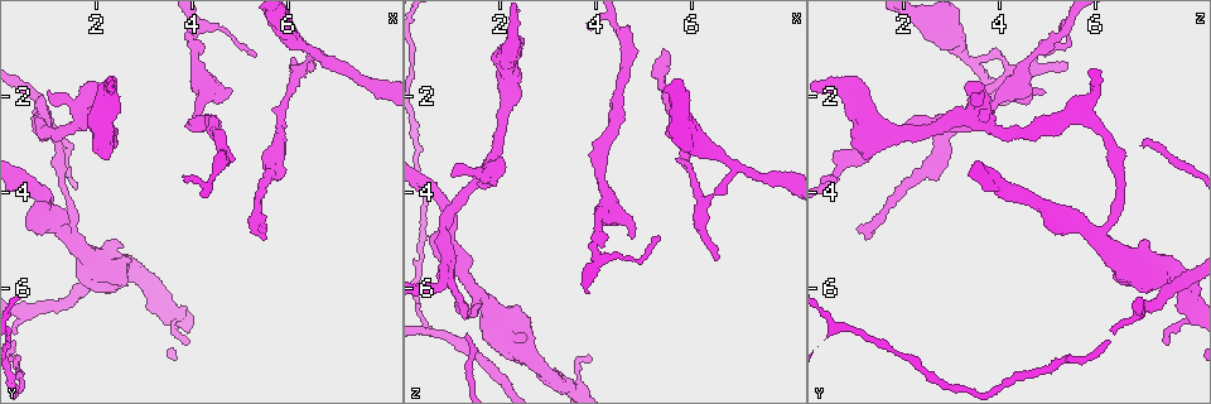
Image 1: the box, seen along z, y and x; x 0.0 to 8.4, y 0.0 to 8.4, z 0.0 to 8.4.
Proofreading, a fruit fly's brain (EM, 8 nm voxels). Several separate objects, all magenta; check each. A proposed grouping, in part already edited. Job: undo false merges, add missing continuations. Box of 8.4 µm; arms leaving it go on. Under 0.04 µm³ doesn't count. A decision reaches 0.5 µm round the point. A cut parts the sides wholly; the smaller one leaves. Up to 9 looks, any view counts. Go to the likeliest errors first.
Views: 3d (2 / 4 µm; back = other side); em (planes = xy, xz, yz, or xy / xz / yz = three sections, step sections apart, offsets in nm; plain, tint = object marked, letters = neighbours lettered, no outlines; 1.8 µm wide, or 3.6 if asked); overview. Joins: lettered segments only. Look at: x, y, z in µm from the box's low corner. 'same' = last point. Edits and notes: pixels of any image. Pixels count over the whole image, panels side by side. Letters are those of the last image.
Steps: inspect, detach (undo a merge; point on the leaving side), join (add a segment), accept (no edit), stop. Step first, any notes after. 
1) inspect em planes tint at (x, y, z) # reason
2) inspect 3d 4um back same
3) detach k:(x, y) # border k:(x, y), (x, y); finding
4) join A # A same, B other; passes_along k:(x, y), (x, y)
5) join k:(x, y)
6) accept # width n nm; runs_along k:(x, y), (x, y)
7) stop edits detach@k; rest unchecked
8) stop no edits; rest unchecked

inspect em planes letters at (5.40, 4.75, 1.05) # end of a long branch

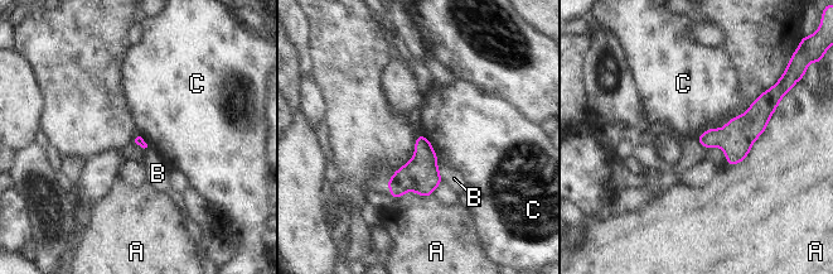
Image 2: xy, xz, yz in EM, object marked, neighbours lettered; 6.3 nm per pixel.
accept # A other, B other, C other; border 2:(420, 133), (430, 143), (439, 167); none of them fits

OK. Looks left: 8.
inspect em yz step 4 tint at (6.80, 1.25, 3.40) # side arm on a straight run

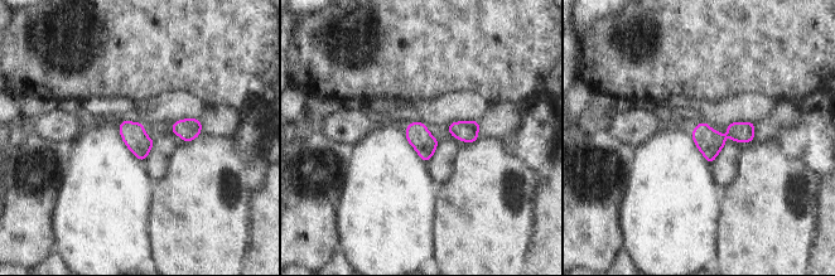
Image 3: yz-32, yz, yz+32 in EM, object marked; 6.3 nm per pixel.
inspect em planes letters same # cut it another way

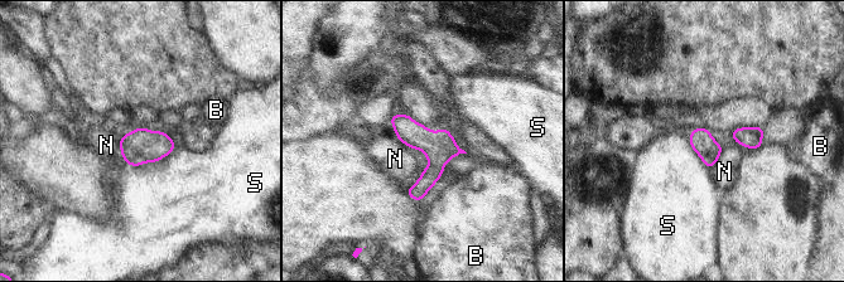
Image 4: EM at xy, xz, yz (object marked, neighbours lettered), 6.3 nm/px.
accept # longest_contact S 340 nm; B other, N other, S other; one cell here

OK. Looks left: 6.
inspect 3d 4um at (1.50, 5.00, 6.15)

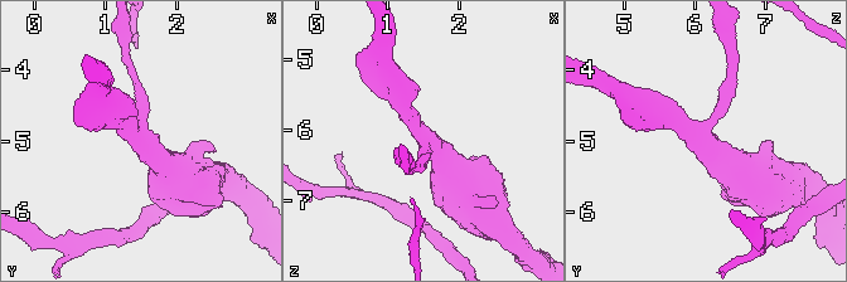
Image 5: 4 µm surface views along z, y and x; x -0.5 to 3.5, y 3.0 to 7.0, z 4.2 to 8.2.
inspect em xy step 16 tint at (1.55, 5.00, 6.20) # arms 3; arm_widths 180, 240, 650 nm

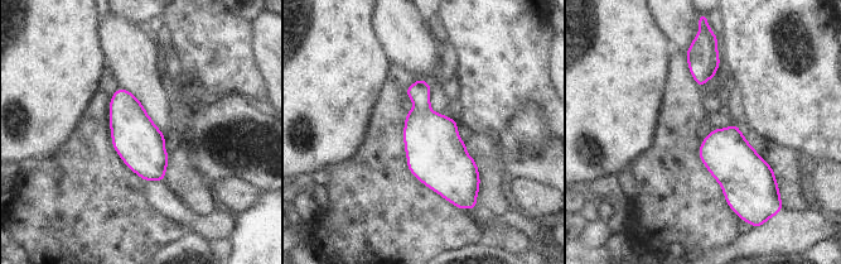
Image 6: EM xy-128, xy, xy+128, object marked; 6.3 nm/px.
inspect em xy step 16 letters same

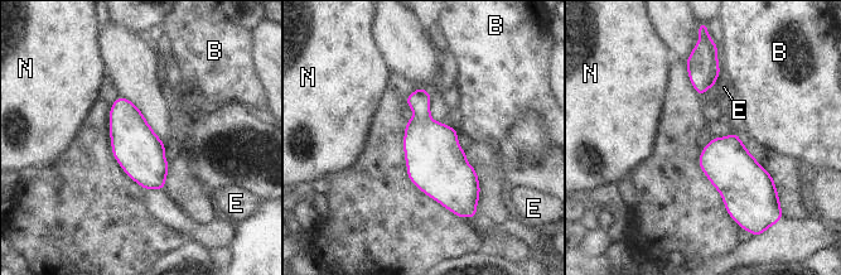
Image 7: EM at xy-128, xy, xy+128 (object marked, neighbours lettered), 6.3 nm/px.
accept # longest_contact B 110 nm; B other, E other, N other; all the same cell

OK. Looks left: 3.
inspect 3d 4um at (6.60, 1.40, 5.40) # free end

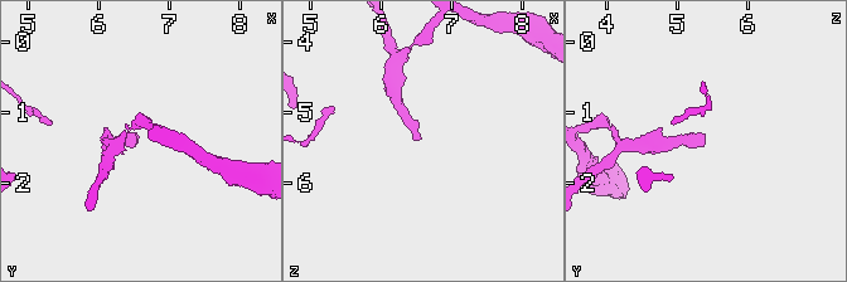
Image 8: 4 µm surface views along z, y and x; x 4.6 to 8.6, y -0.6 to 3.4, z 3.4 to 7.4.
inspect em planes plain at (6.55, 1.45, 5.35)

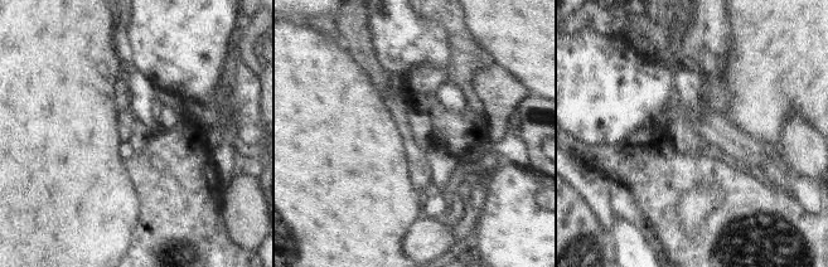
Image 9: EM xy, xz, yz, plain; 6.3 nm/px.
inspect em planes letters same

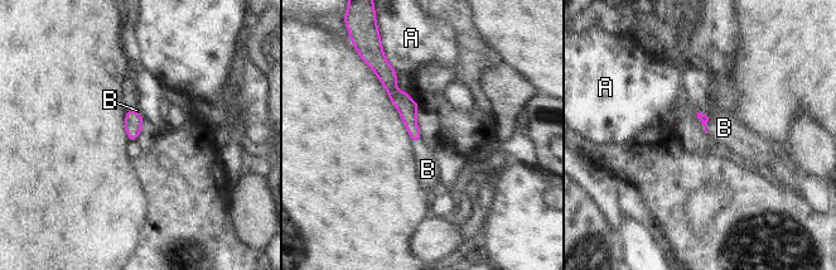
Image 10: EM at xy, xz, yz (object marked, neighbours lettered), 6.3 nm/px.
join B # longest_contact A 140 nm; A other, B same; it goes on there

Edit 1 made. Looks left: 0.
stop edits join@10; rest unchecked

